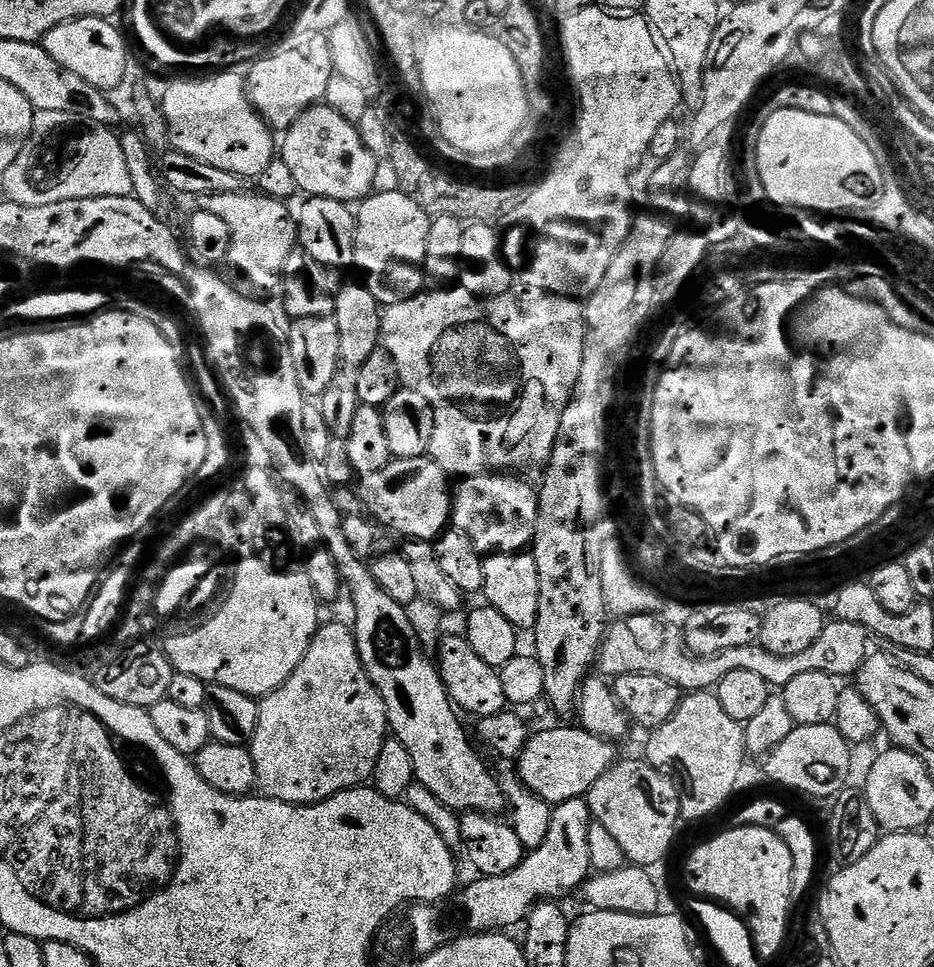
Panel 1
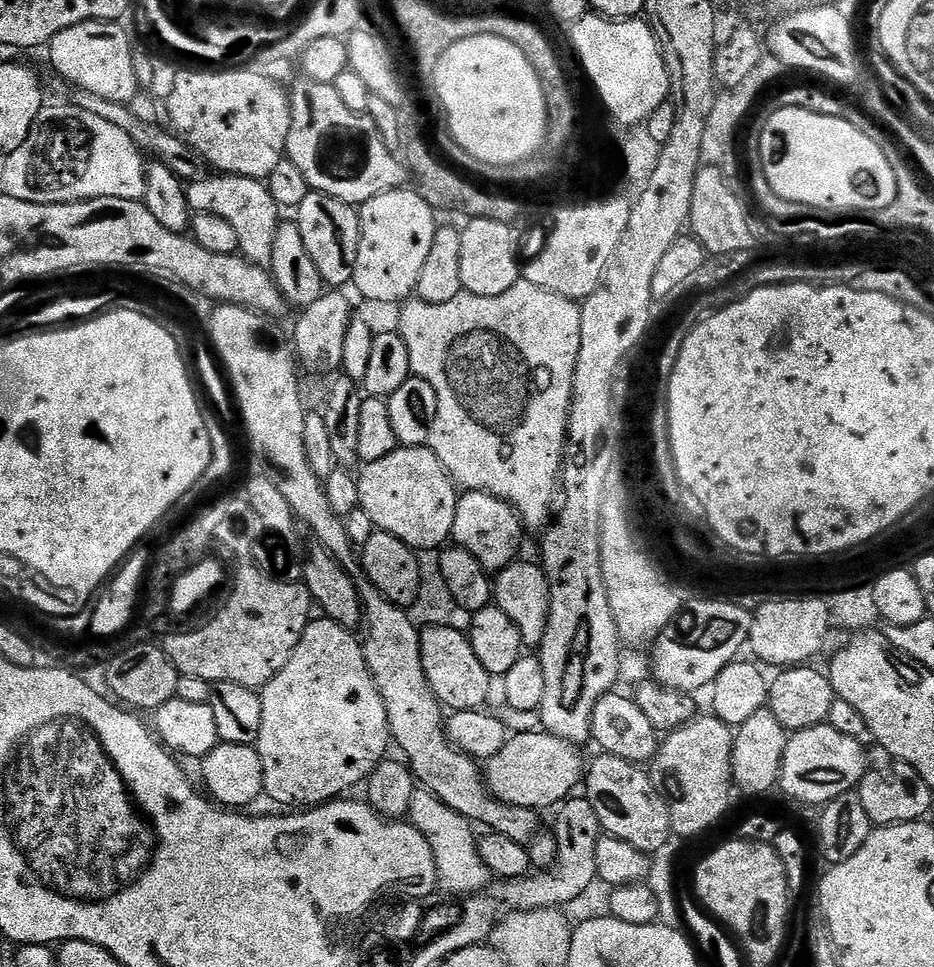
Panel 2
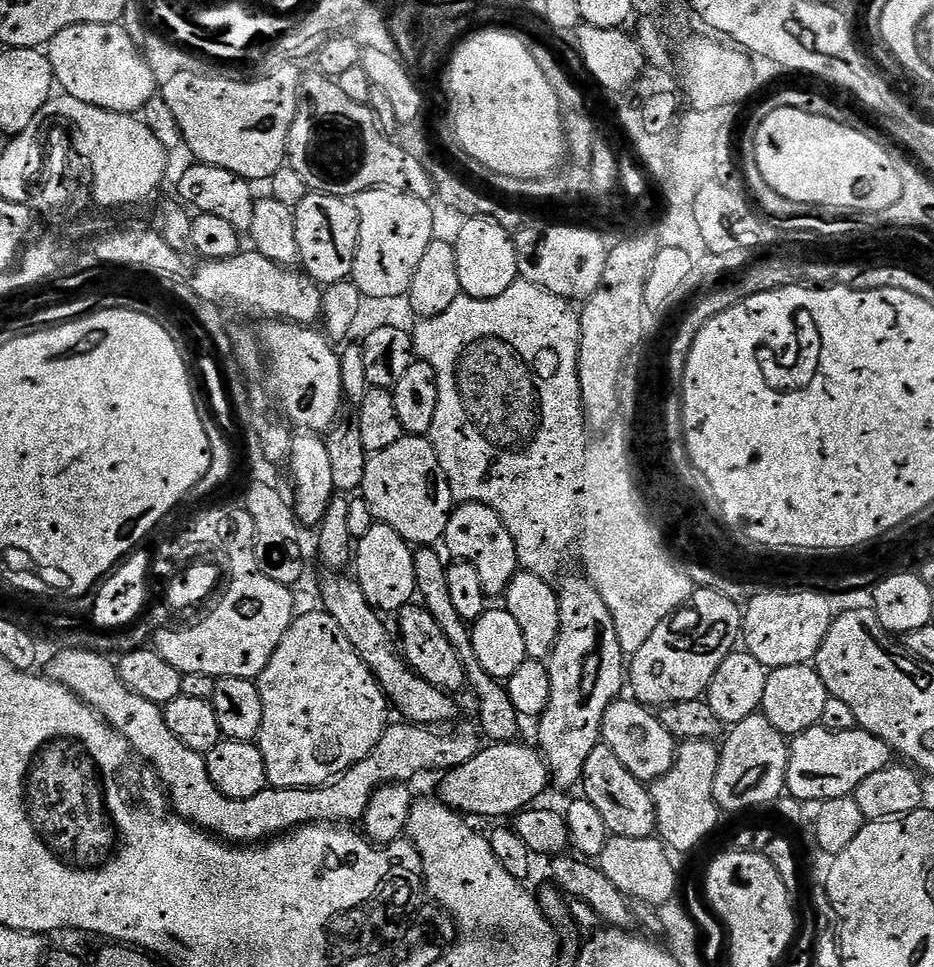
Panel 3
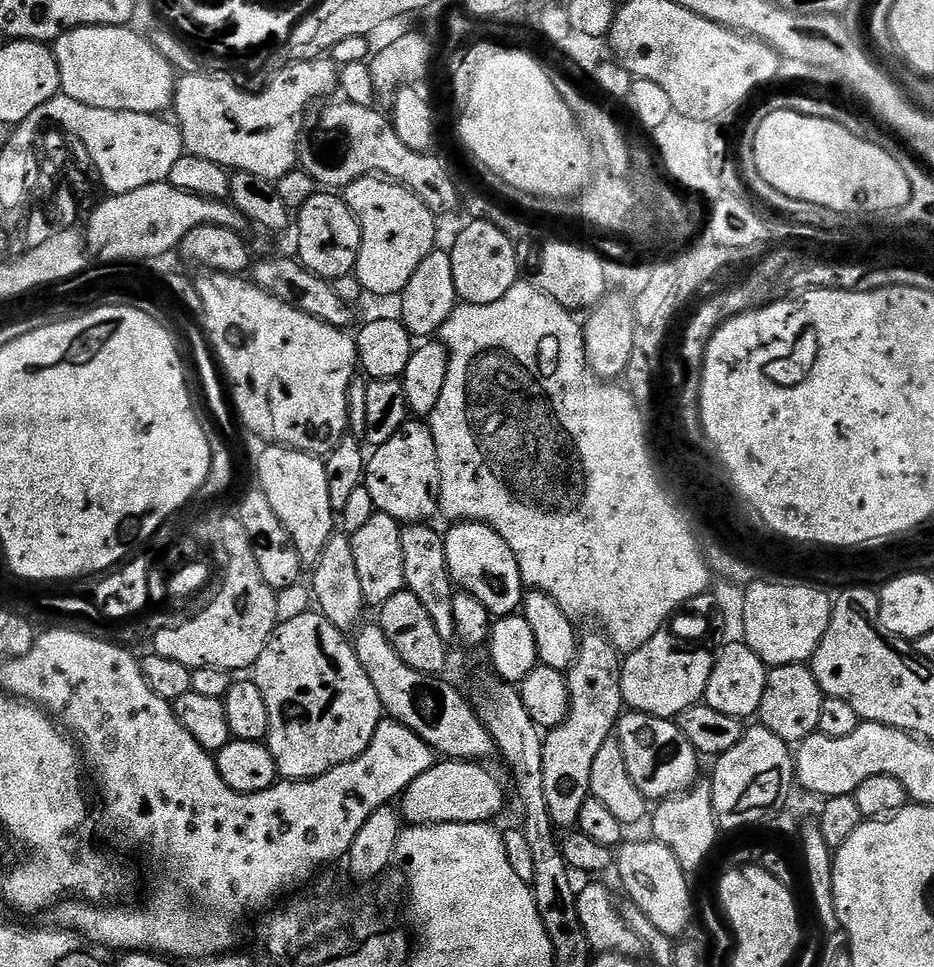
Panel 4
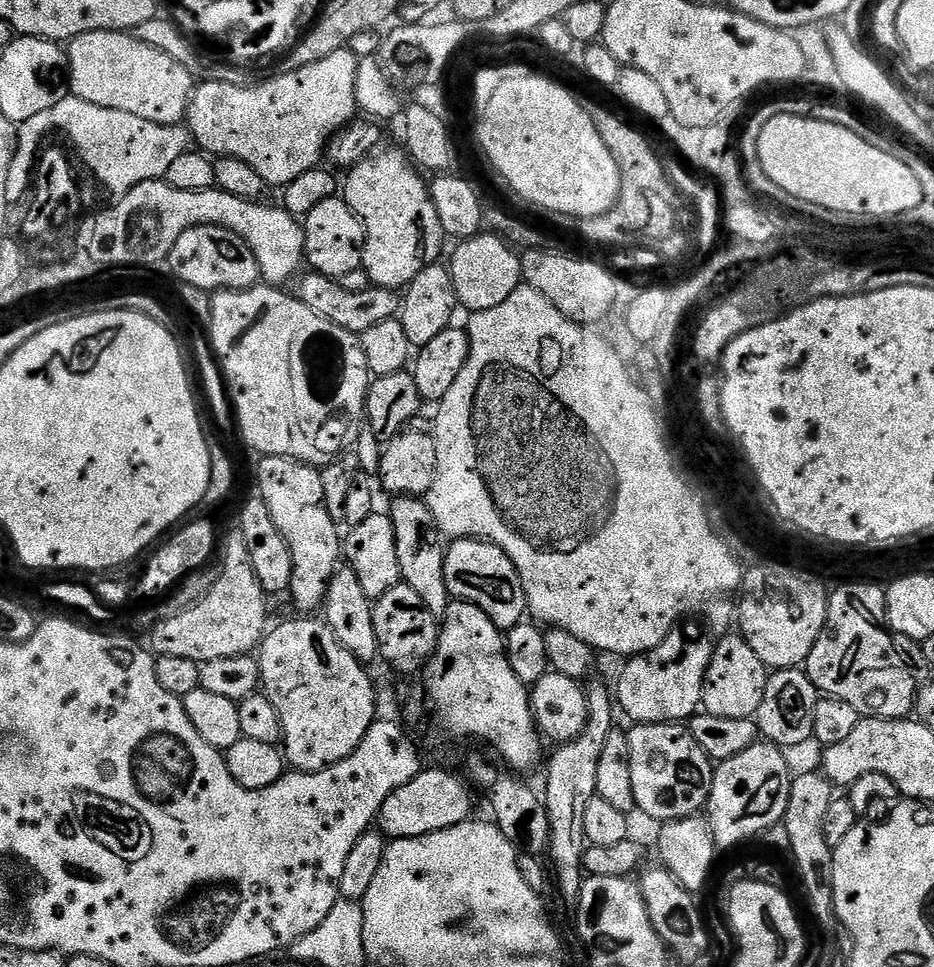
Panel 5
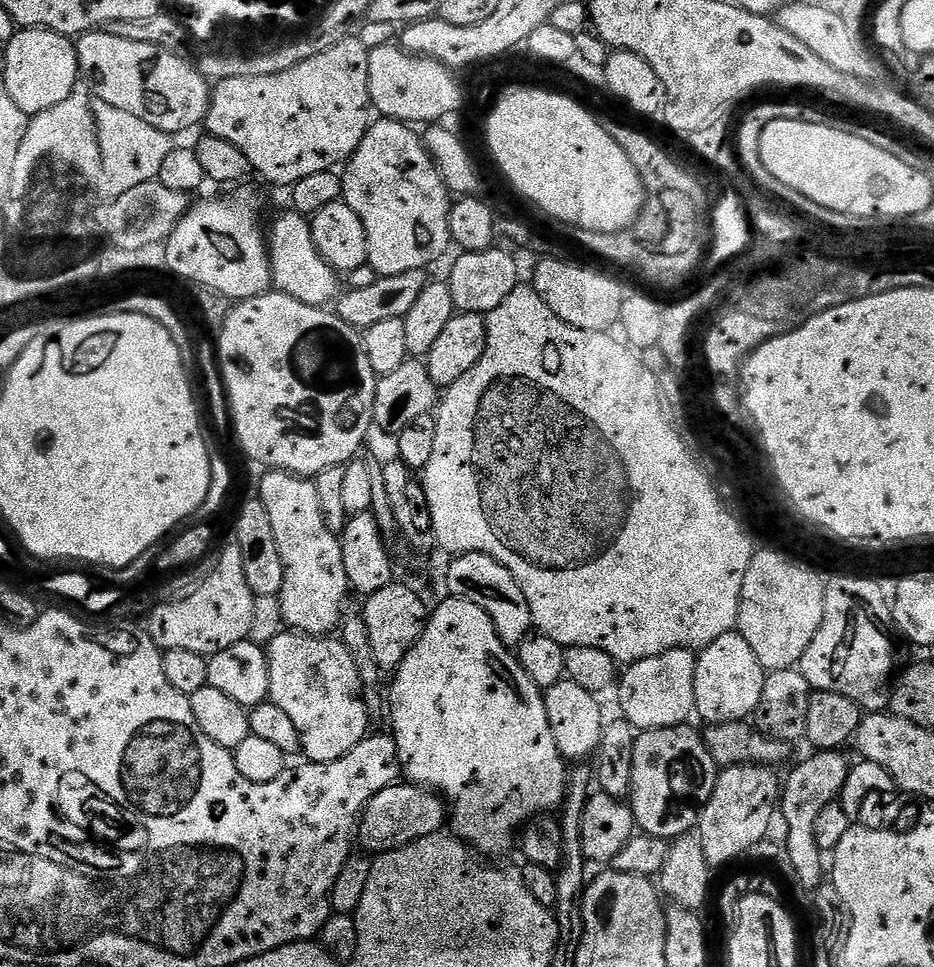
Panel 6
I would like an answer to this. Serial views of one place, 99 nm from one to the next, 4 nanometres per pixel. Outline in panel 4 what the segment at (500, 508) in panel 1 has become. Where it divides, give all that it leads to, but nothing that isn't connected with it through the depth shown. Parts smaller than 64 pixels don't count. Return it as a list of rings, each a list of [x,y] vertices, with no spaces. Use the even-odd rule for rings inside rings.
[[[456,522],[449,532],[443,533],[446,546],[446,562],[448,572],[452,575],[452,583],[461,592],[468,592],[482,606],[486,606],[489,617],[499,618],[511,616],[521,611],[526,595],[524,579],[518,570],[518,558],[514,558],[514,550],[506,546],[506,538],[485,524]]]

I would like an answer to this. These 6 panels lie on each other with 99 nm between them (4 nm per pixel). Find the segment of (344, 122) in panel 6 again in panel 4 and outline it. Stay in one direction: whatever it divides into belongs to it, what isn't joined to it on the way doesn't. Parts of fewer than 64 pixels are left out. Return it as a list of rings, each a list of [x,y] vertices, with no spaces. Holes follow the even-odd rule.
[[[321,58],[290,64],[279,70],[281,72],[273,78],[272,85],[261,92],[243,92],[238,85],[231,84],[228,80],[219,80],[216,76],[200,76],[199,71],[181,75],[176,82],[174,120],[180,129],[180,136],[184,139],[185,153],[221,164],[232,172],[254,174],[263,180],[275,182],[290,174],[298,164],[300,127],[304,125],[304,117],[313,105],[331,97],[328,95],[332,91],[337,91],[338,68],[331,59]]]

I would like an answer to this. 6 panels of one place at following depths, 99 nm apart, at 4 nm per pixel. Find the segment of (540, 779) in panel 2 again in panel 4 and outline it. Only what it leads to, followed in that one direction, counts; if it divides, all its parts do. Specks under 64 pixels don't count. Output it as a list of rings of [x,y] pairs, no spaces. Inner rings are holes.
[[[444,758],[433,763],[432,768],[426,770],[426,774],[410,782],[410,786],[399,801],[398,808],[402,813],[403,823],[408,826],[414,824],[486,824],[495,821],[495,816],[504,808],[504,784],[483,763]]]

